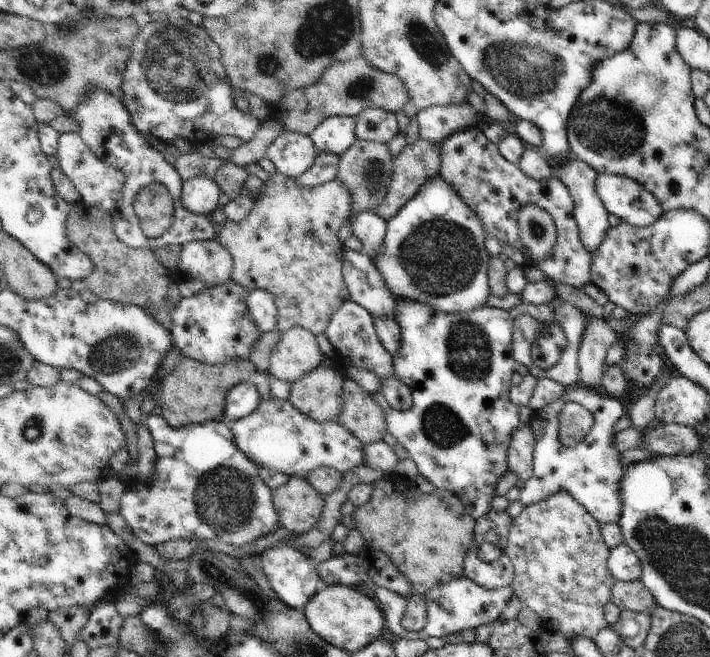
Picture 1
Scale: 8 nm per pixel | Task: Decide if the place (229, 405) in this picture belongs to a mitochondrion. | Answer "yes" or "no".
no

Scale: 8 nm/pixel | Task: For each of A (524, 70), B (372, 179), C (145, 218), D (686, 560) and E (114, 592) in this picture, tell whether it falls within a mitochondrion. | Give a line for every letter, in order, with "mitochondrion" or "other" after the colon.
A: mitochondrion
B: mitochondrion
C: mitochondrion
D: mitochondrion
E: other

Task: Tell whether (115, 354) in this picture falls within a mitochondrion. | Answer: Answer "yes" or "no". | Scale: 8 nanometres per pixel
yes

